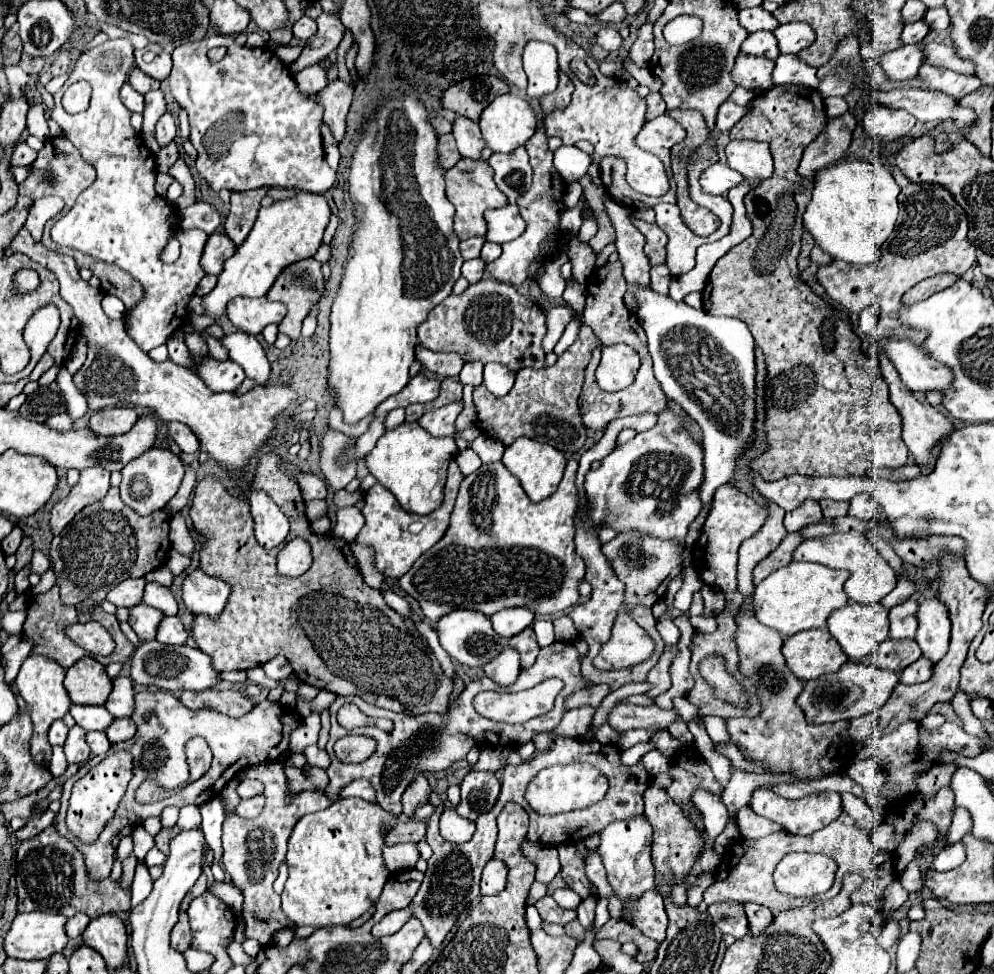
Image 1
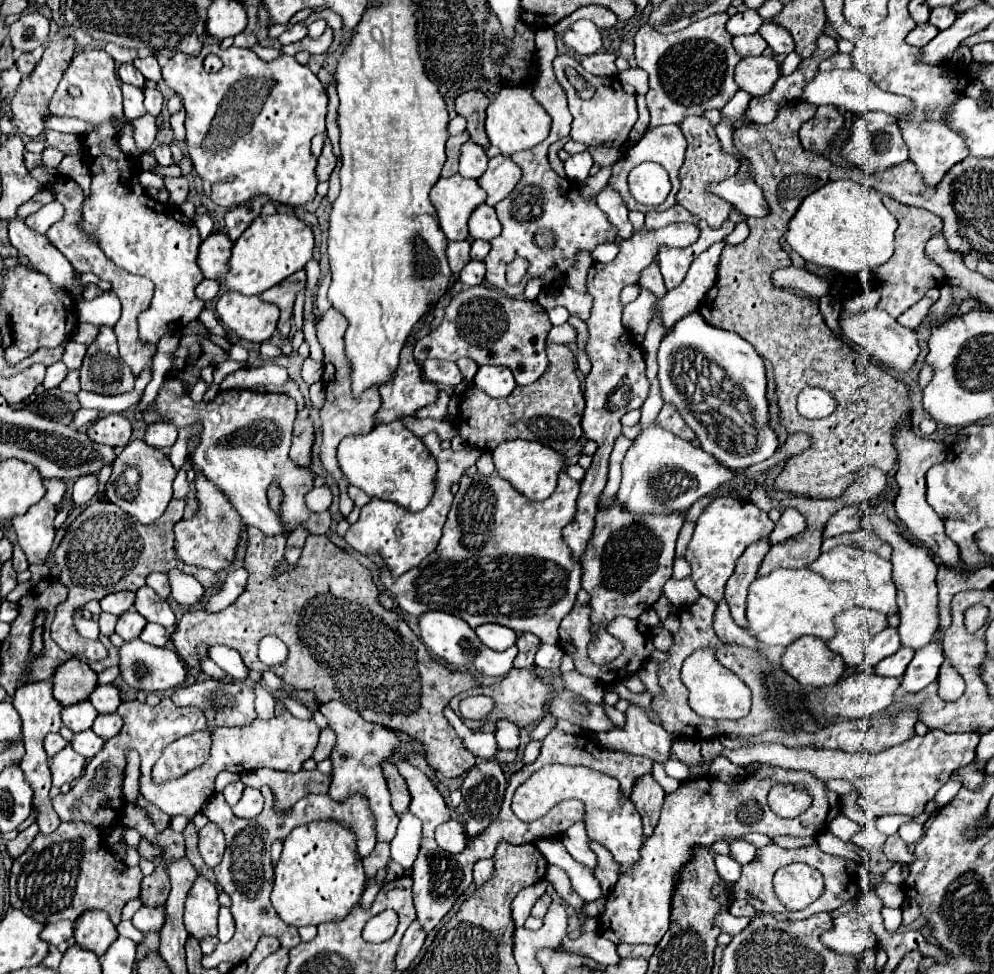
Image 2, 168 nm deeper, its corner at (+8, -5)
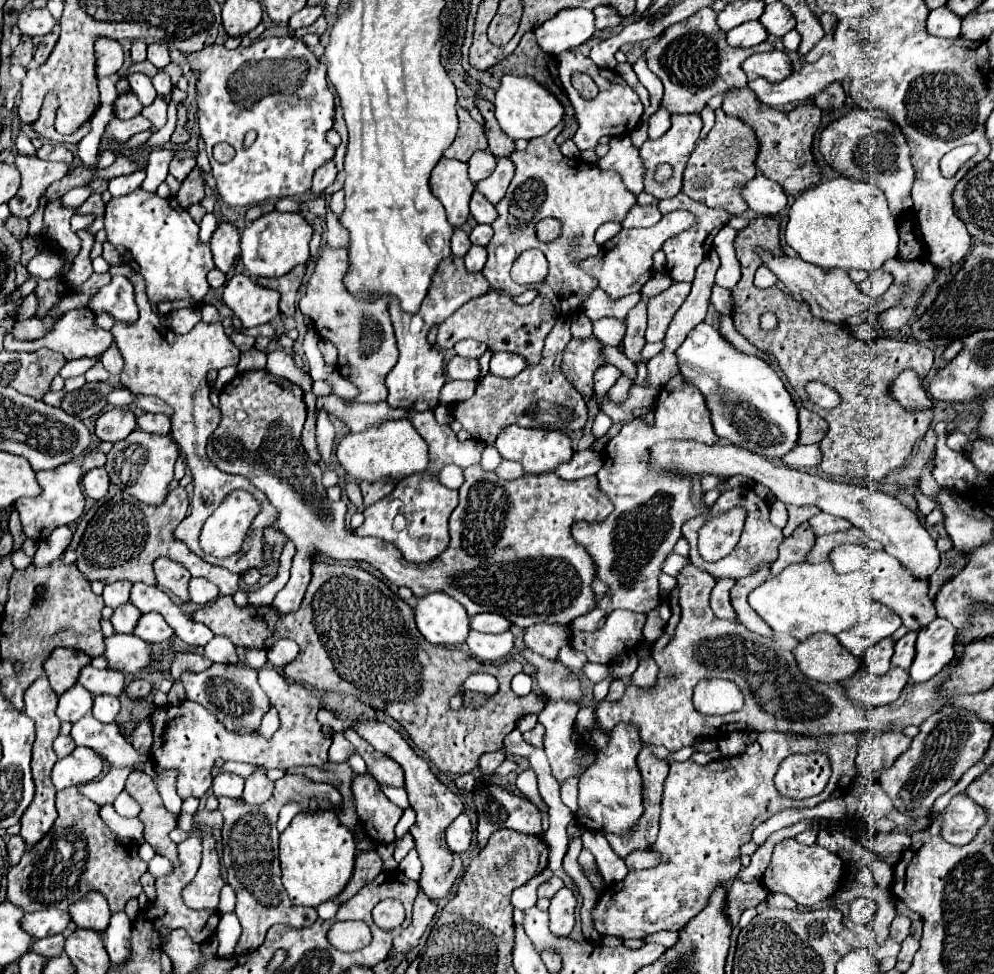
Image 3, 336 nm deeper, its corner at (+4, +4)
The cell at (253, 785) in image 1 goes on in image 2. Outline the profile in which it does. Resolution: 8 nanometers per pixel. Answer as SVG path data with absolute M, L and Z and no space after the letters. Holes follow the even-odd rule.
M236 781L236 783L230 783L222 793L224 793L224 799L226 799L226 803L232 807L232 805L236 805L238 801L240 801L240 795L242 795L242 791L244 791L244 783L240 783L240 781Z

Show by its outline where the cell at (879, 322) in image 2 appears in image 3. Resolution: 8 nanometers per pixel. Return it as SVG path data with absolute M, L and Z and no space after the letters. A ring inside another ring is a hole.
M756 248L756 254L762 258L764 266L768 266L772 274L776 274L776 278L786 286L786 290L790 294L802 296L802 300L806 300L810 304L812 314L820 320L842 324L842 322L846 322L848 316L862 314L872 304L872 298L868 298L864 292L858 290L858 286L850 280L846 270L830 270L828 274L824 274L824 270L820 270L820 266L804 262L798 256L794 256L794 258L774 256L772 252L768 252L764 248Z

